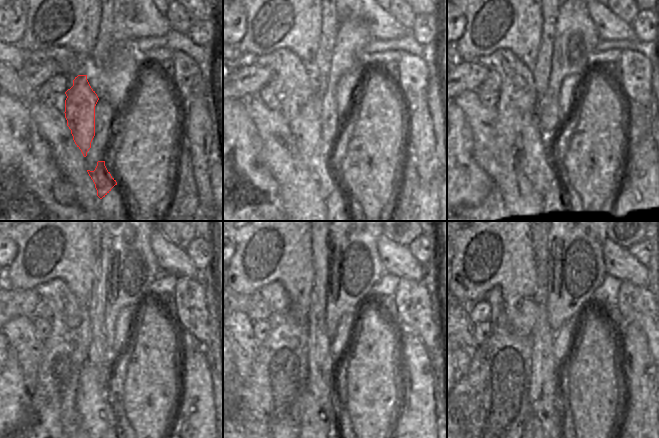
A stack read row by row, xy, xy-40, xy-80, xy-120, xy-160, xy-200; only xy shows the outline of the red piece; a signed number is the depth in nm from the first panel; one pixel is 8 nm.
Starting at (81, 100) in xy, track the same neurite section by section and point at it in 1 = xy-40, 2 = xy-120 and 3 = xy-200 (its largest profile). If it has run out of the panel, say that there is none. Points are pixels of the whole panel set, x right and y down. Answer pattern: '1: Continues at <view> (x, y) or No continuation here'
1: Continues at xy-40 (306, 127)
2: Continues at xy-120 (97, 414)
3: Continues at xy-200 (543, 418)

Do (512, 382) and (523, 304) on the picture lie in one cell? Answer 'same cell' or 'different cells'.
different cells

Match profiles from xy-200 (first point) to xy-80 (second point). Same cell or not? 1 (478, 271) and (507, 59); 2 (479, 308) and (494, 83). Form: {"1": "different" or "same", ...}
{"1": "different", "2": "same"}

